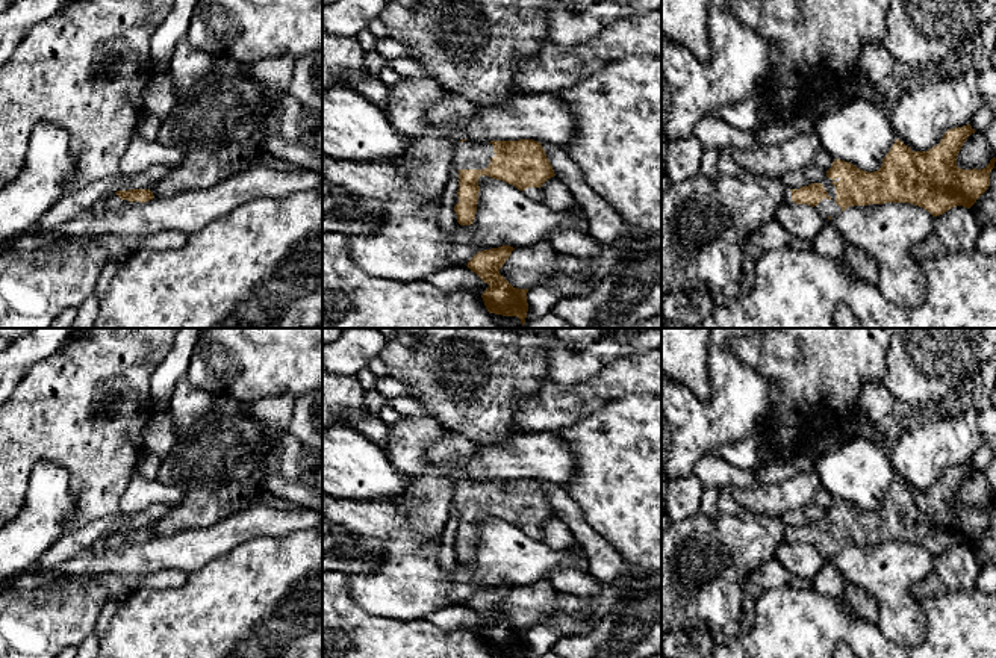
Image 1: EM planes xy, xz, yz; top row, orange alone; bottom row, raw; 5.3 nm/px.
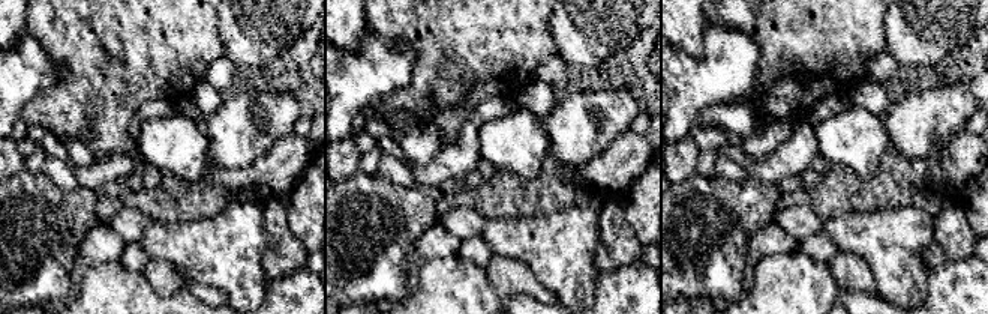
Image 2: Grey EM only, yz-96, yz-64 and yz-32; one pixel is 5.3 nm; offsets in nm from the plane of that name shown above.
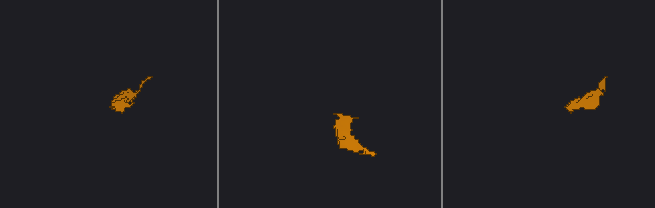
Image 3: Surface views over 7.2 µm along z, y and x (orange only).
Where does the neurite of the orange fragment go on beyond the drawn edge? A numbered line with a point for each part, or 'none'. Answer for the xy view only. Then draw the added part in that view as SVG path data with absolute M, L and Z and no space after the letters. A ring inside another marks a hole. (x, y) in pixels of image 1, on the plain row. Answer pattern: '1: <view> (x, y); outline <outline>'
1: xy (112, 542); outline M114 532L112 535L109 537L104 537L95 543L92 543L91 549L94 551L112 551L112 549L120 549L126 545L130 545L130 543L139 543L139 540L127 540L127 539L121 539L117 532Z

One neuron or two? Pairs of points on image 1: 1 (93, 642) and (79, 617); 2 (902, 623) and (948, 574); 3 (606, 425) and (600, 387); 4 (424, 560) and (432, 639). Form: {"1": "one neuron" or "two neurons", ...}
{"1": "two neurons", "2": "two neurons", "3": "two neurons", "4": "two neurons"}

